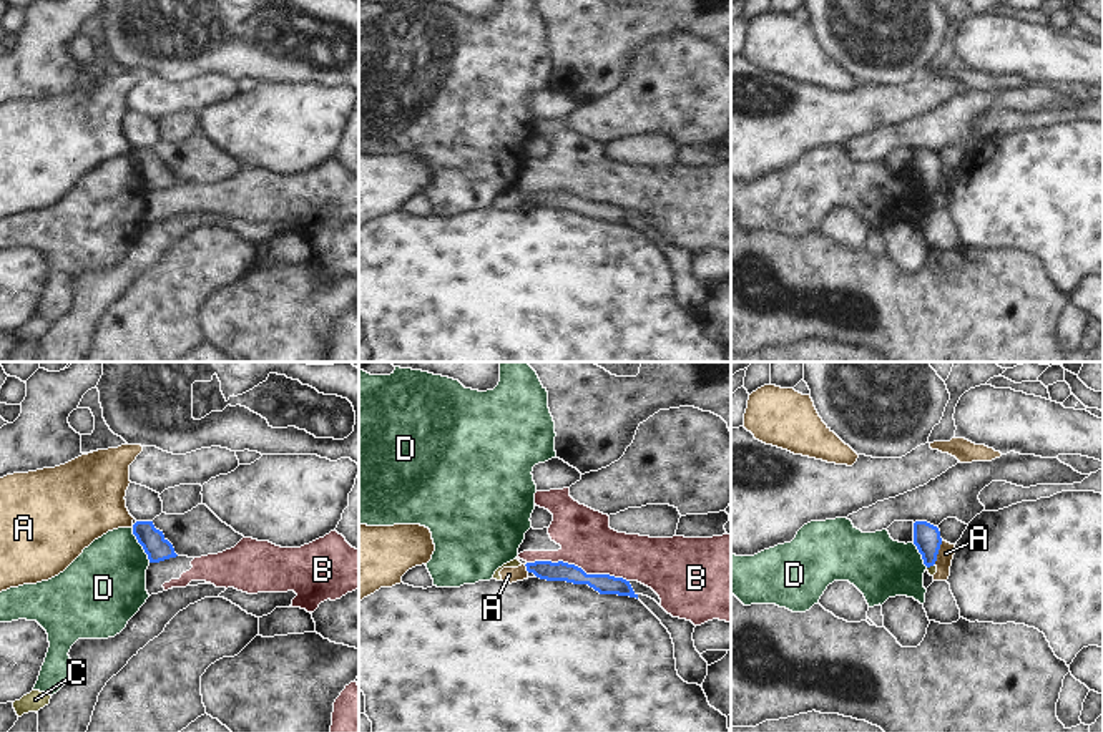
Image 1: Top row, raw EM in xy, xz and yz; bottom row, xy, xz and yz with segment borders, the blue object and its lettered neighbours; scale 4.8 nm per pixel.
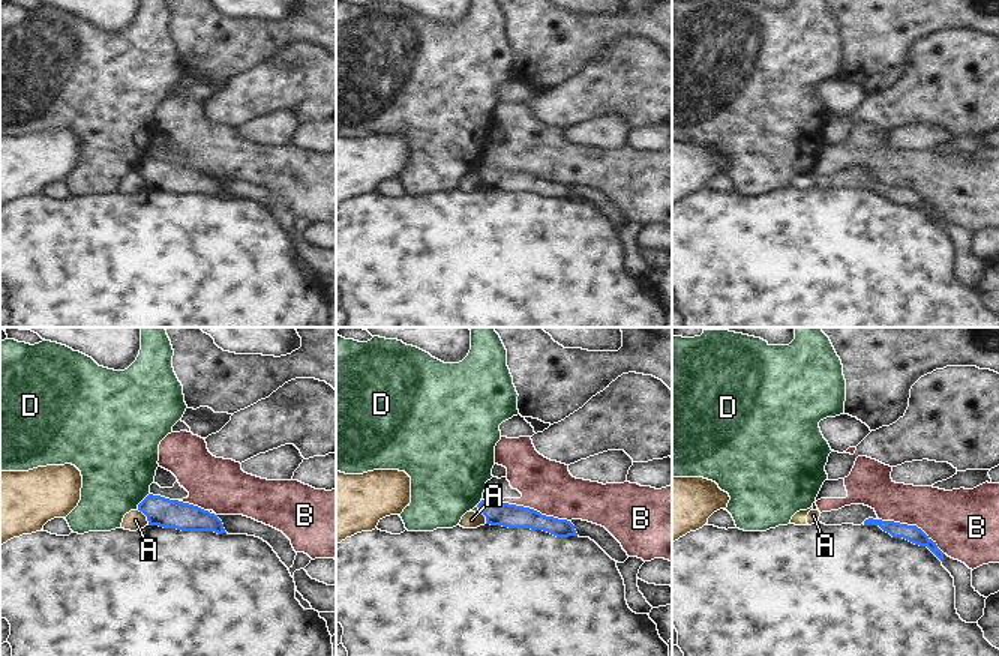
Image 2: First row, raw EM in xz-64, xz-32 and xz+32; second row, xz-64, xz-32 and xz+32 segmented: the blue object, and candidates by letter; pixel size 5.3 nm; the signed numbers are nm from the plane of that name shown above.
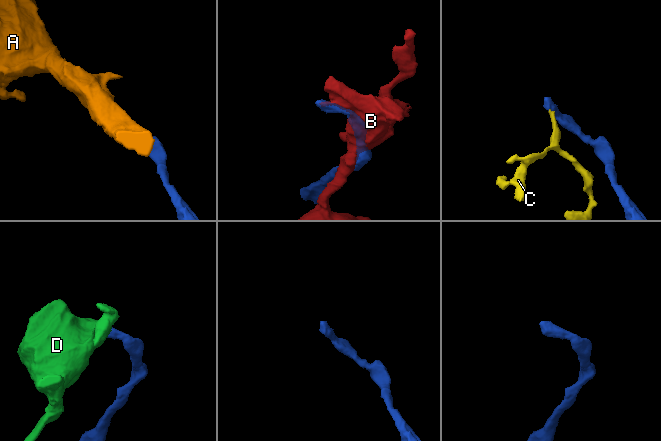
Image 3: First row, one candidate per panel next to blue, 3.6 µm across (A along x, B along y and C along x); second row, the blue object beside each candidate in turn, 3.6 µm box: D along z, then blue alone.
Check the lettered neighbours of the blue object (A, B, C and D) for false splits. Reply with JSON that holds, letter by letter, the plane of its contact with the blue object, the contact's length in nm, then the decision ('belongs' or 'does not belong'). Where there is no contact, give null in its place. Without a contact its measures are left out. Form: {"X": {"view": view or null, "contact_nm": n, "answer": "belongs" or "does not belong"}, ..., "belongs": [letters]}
{"A": {"view": "yz", "contact_nm": 130, "answer": "does not belong"}, "B": {"view": "xz", "contact_nm": 500, "answer": "does not belong"}, "C": {"view": "yz", "contact_nm": 50, "answer": "does not belong"}, "D": {"view": "xy", "contact_nm": 190, "answer": "does not belong"}, "belongs": []}

